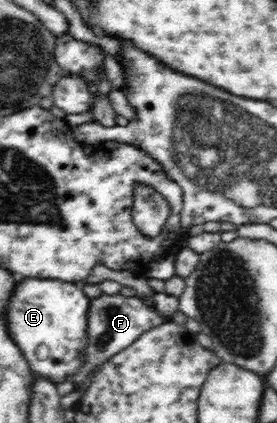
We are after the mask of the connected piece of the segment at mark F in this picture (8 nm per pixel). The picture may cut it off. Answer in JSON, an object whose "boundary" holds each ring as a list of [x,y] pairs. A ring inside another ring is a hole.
{"boundary":[[[103,293],[101,296],[91,299],[84,363],[79,367],[78,373],[75,374],[75,380],[84,380],[95,366],[101,366],[103,362],[107,363],[108,360],[111,360],[111,356],[129,348],[143,332],[163,324],[167,319],[155,311],[152,306],[149,306],[148,300],[140,299],[138,296],[127,297],[121,293],[109,296]]]}

